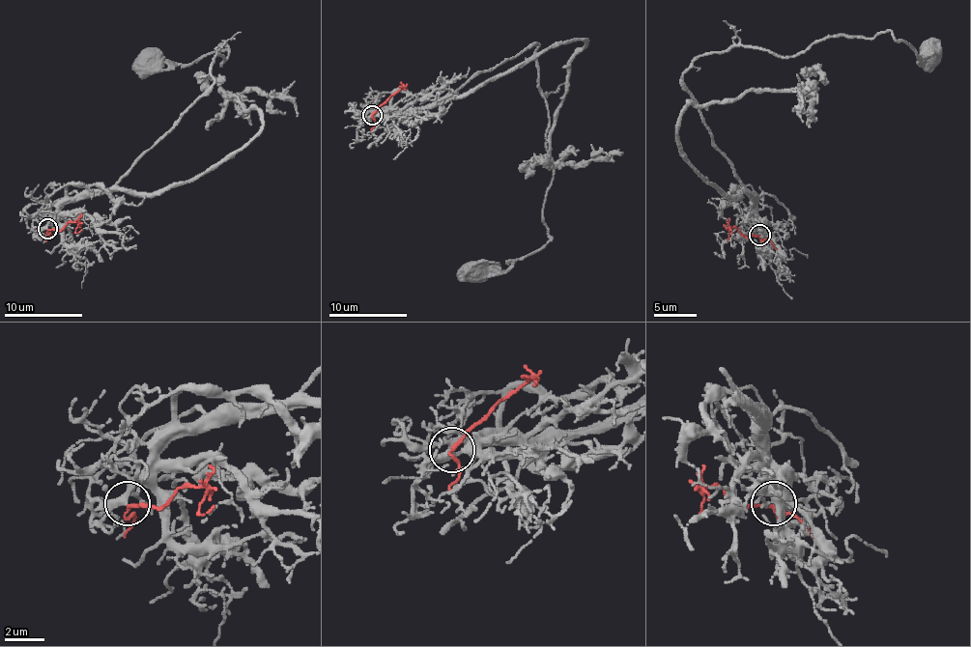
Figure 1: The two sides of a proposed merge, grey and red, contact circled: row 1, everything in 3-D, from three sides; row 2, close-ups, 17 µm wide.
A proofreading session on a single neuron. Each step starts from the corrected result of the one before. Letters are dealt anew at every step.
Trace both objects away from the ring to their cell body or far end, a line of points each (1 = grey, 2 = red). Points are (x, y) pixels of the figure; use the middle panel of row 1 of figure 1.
1: (372, 116), (431, 107), (475, 74), (538, 45), (552, 160), (542, 221), (550, 239), (505, 269), (471, 269)
2: (372, 116), (402, 86)

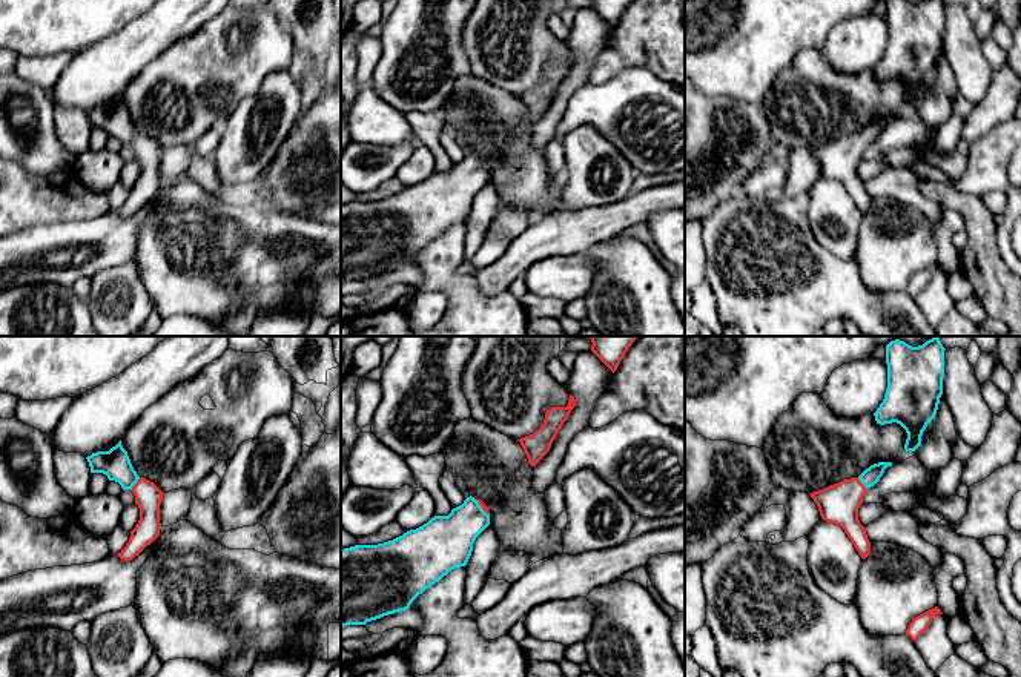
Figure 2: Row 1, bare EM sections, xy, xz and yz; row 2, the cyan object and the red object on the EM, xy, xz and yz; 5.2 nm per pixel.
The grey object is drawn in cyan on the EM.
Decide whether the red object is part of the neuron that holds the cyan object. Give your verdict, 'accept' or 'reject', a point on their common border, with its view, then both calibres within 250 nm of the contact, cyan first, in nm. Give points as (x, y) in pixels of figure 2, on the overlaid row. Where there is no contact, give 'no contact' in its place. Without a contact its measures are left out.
accept; meets cyan in xy at (135, 482); 160 nm thick on the cyan side, 140 nm on the other

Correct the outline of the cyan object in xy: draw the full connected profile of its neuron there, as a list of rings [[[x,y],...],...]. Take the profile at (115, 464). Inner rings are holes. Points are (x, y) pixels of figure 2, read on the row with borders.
[[[121,441],[109,451],[97,451],[86,459],[91,473],[106,474],[109,481],[118,482],[123,490],[131,490],[135,496],[140,520],[131,531],[126,547],[117,554],[124,562],[132,560],[160,534],[160,505],[164,493],[154,482],[137,474]]]

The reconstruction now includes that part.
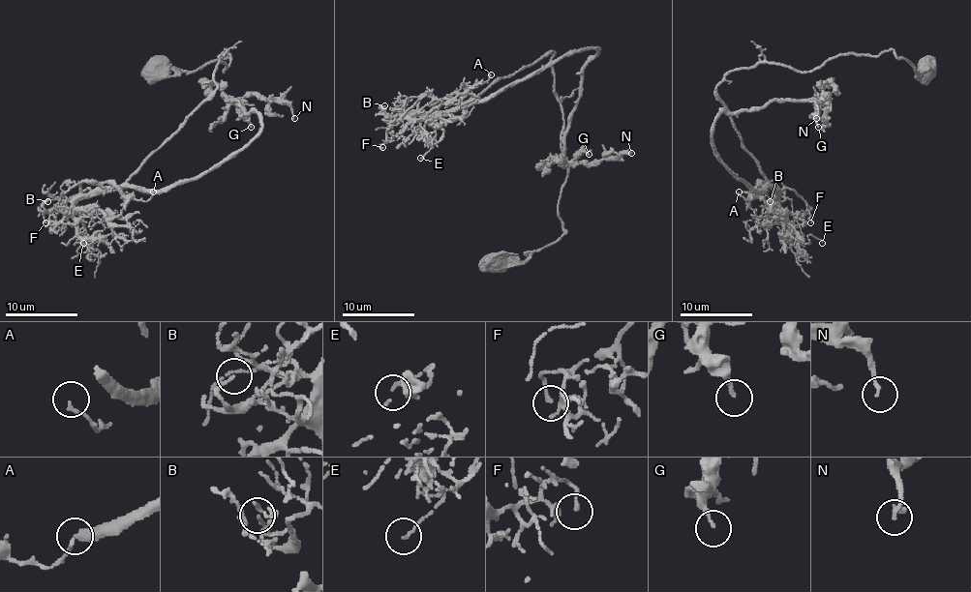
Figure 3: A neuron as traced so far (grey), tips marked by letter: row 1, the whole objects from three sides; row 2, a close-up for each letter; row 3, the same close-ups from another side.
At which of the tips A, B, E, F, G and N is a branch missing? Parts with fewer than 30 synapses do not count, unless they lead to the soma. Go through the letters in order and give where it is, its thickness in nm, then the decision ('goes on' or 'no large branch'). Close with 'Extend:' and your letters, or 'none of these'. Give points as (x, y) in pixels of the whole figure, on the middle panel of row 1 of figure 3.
A: (491, 74) | 110 nm | no large branch
B: (384, 105) | 130 nm | no large branch
E: (420, 158) | 110 nm | no large branch
F: (382, 147) | 150 nm | no large branch
G: (589, 154) | 160 nm | no large branch
N: (631, 153) | 160 nm | no large branch
Extend: none of these

